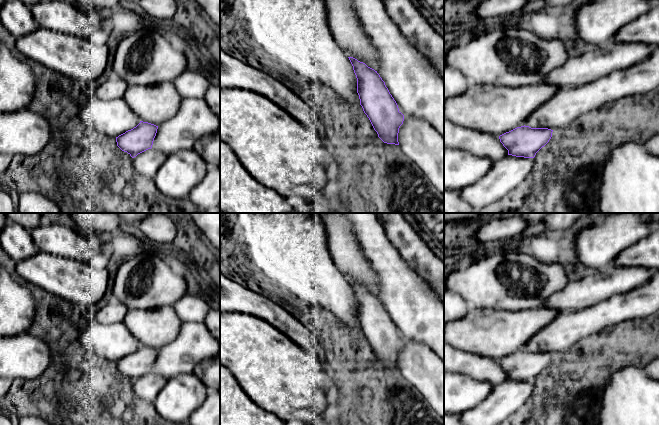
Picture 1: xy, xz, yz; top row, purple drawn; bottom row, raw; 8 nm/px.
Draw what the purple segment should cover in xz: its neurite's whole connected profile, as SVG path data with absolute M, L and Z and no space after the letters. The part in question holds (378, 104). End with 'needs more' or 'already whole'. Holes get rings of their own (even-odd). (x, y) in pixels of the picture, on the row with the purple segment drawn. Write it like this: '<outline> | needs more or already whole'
M348 57L357 78L360 105L378 137L387 144L399 145L398 133L404 115L390 94L385 82L374 69L353 57Z | already whole

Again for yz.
M517 127L499 136L500 142L508 150L508 155L534 158L552 137L548 128Z | already whole

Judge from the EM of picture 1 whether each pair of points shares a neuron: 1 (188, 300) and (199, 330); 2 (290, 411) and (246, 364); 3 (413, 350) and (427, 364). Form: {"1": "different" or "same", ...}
{"1": "different", "2": "same", "3": "same"}

